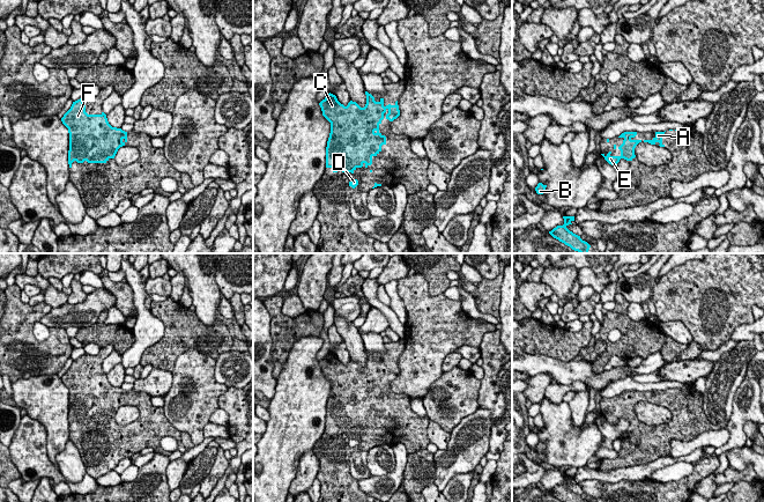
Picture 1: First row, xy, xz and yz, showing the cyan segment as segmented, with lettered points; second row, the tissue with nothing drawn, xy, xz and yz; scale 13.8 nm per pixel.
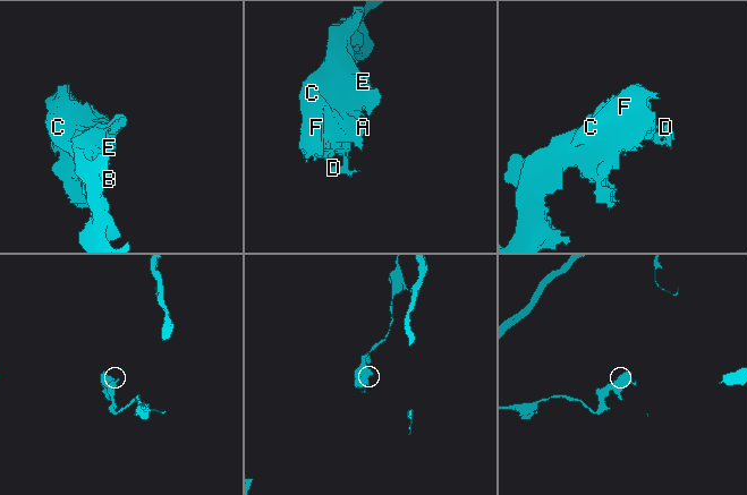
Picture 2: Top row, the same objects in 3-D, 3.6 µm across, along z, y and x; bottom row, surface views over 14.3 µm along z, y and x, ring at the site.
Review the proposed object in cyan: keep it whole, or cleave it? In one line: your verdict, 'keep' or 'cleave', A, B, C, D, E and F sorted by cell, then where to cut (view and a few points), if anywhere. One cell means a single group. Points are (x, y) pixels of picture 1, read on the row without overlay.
keep | A B C D E F | no cut

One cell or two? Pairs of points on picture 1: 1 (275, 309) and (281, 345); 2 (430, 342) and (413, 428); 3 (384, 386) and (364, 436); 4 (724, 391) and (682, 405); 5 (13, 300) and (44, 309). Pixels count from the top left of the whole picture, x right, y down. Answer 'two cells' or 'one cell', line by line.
1: one cell
2: two cells
3: one cell
4: two cells
5: one cell

